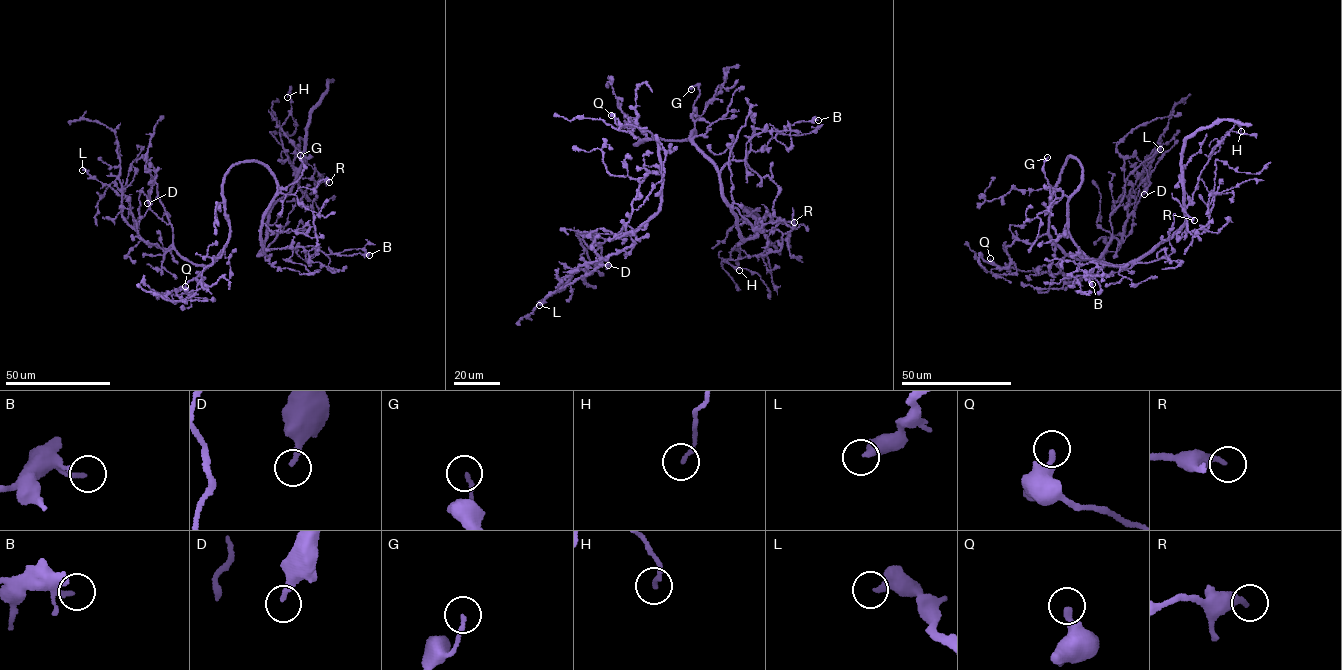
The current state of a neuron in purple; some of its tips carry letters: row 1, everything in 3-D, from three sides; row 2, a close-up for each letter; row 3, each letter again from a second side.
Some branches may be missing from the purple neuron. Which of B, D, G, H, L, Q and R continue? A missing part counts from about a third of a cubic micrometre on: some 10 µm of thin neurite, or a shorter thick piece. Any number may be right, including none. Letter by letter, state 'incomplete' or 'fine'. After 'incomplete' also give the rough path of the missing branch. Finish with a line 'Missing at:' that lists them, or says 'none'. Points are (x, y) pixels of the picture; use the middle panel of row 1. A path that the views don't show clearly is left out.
B: fine
D: fine
G: fine
H: fine
L: fine
Q: fine
R: fine
Missing at: none

